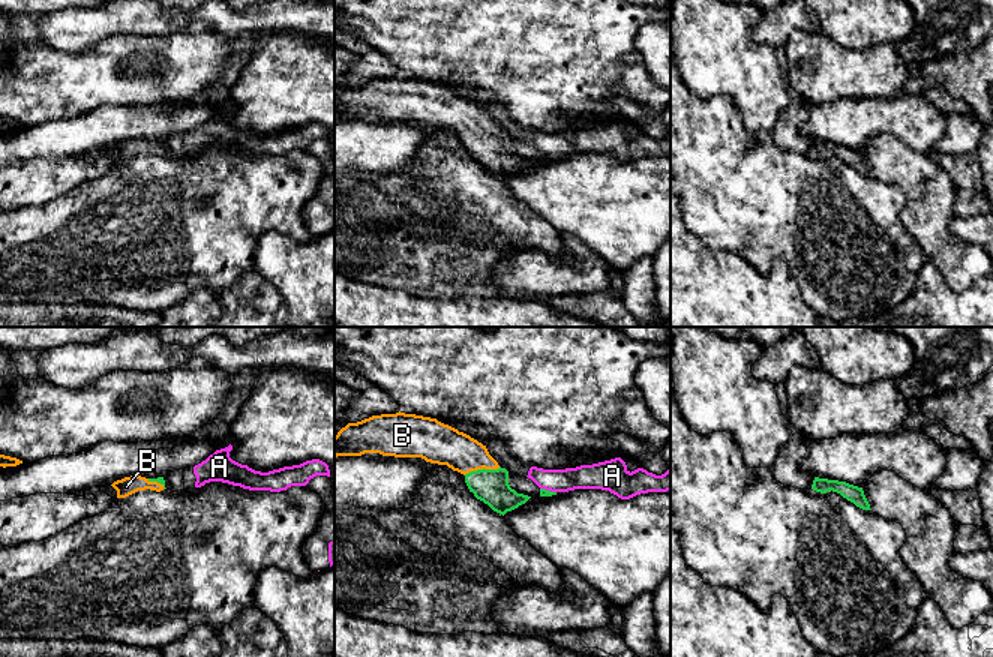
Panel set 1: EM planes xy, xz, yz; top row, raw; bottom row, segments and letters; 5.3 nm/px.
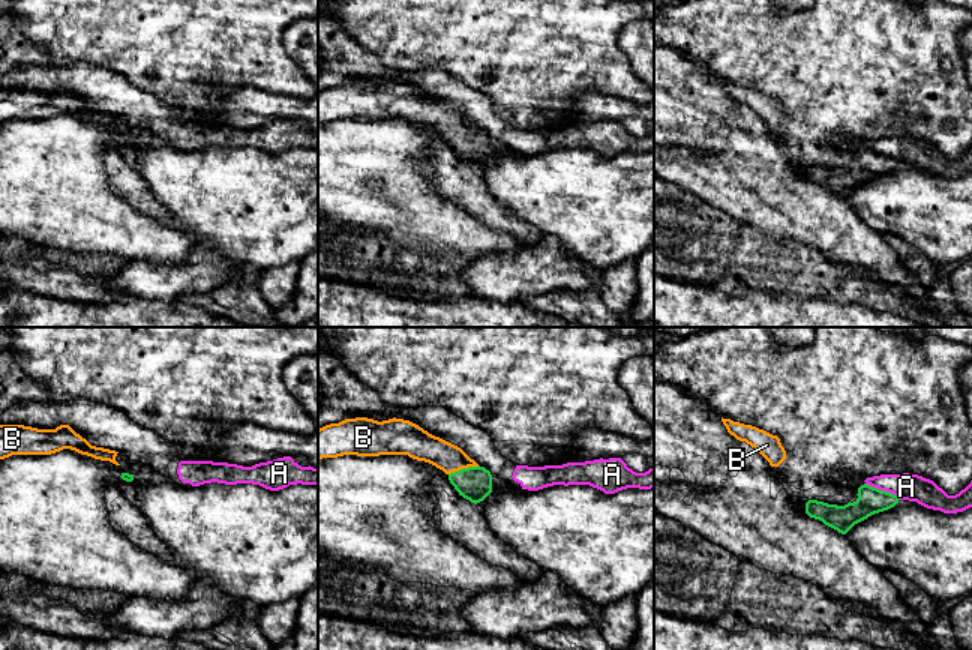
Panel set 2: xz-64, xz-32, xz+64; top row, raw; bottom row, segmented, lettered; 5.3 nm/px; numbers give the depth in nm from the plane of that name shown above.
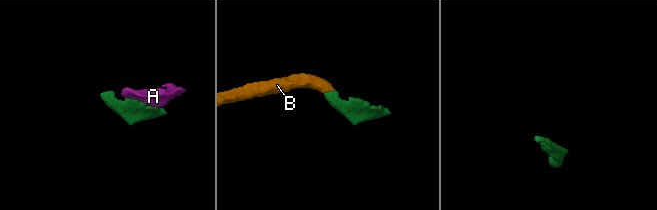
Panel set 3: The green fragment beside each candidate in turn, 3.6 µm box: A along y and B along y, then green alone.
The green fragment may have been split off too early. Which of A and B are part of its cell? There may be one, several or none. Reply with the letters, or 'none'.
B

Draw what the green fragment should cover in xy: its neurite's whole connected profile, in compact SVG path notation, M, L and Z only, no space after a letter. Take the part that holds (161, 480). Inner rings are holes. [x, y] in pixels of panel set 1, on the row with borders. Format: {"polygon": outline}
{"polygon": "M130 476L122 480L117 480L111 484L117 490L117 498L126 498L138 490L156 490L160 492L165 489L164 477L146 478L141 476Z"}

